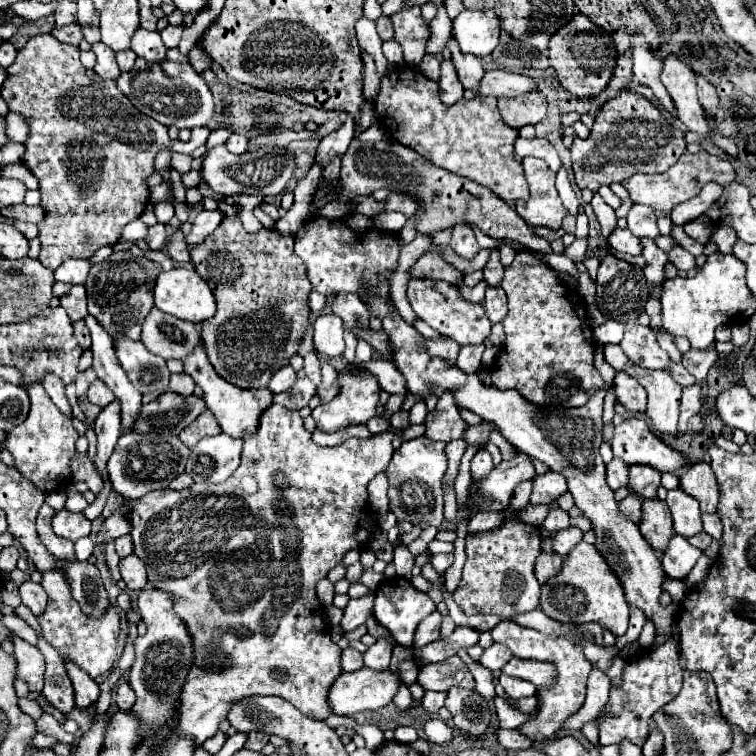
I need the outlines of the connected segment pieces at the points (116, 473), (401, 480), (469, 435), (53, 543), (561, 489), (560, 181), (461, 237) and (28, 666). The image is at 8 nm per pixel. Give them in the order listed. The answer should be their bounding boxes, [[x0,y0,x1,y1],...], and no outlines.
[[106,433,190,499],[386,437,448,527],[462,421,496,449],[36,503,76,563],[530,471,568,505],[556,167,580,215],[450,225,480,259],[12,633,46,692]]

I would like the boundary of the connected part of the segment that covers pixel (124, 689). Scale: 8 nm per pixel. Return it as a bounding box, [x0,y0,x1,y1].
[114,681,134,711]

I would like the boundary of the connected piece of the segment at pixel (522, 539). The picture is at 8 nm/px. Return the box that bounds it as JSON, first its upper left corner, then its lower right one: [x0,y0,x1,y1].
[452,519,540,619]

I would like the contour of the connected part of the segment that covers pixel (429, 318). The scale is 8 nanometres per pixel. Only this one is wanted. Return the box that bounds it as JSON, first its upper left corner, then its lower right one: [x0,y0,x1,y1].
[408,277,492,345]

